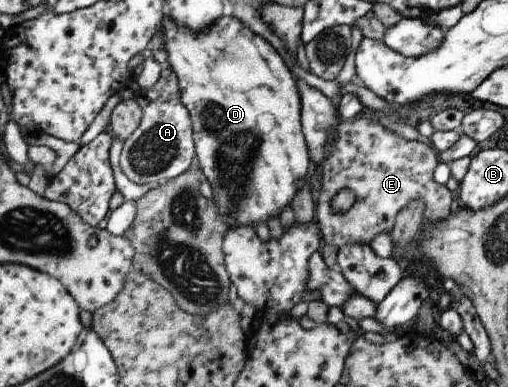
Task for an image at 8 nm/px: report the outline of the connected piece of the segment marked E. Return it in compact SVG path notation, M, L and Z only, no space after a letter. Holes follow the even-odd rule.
M293 75L293 79L297 81L297 89L299 89L301 98L302 130L309 149L311 164L314 166L313 169L319 165L318 167L323 173L321 175L321 192L316 205L315 221L318 224L319 231L321 231L321 239L327 245L335 245L335 247L341 248L343 245L351 243L370 244L375 235L390 233L399 211L409 201L421 199L421 197L425 201L424 221L441 221L441 219L445 219L449 215L451 212L452 191L445 185L437 183L433 178L433 171L441 161L437 151L427 140L406 140L400 134L383 126L383 124L363 117L349 119L349 121L345 121L343 118L339 119L337 107L319 89L307 85L297 75ZM333 131L337 133L337 139L335 139L335 143L331 147L331 153L325 153L329 133L333 133ZM341 189L351 189L355 193L355 197L357 197L355 205L347 213L337 213L331 207L331 199Z

